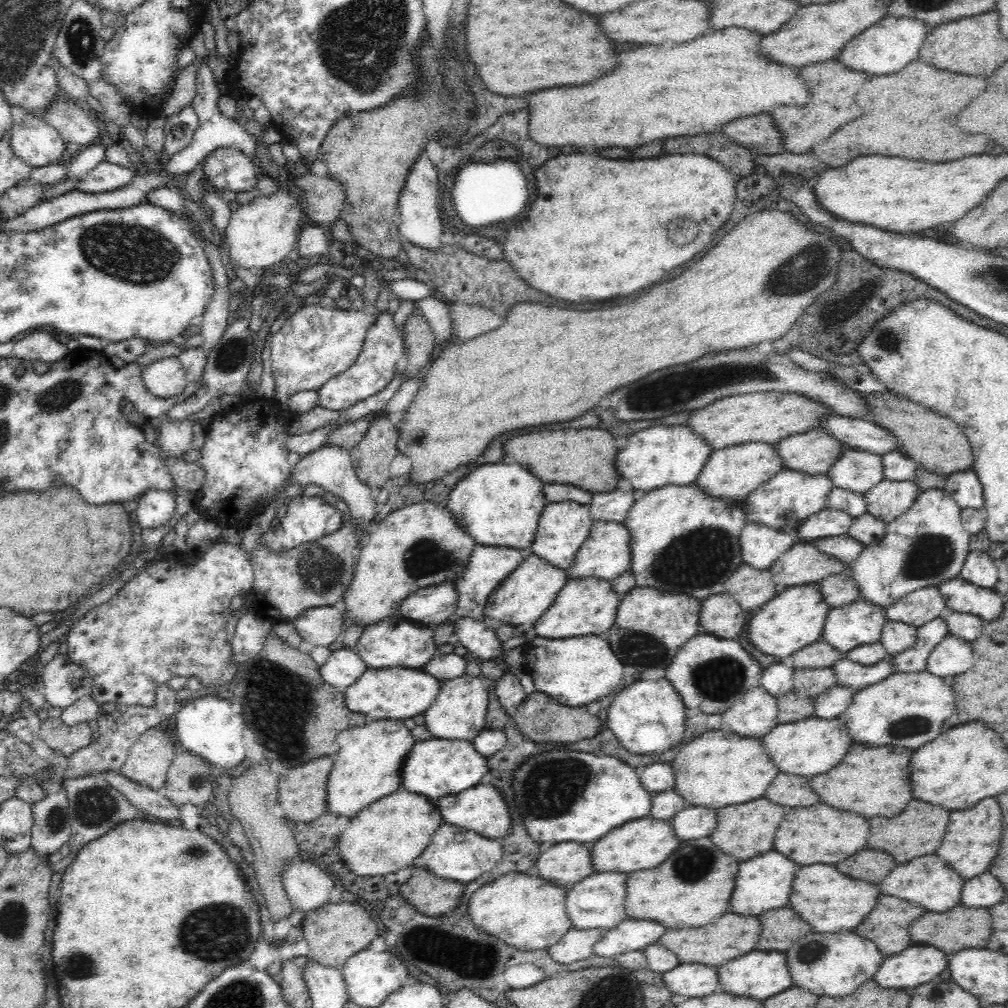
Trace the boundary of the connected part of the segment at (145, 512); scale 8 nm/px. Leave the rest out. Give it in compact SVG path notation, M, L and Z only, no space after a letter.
M149 490L140 496L135 513L141 529L152 529L168 525L175 511L176 505L173 493Z

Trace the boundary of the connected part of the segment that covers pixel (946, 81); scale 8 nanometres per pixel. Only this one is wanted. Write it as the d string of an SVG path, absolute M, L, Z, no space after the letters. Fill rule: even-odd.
M916 58L896 74L868 78L860 88L856 100L856 104L864 110L864 114L854 118L854 126L846 124L838 130L838 134L832 134L830 138L818 142L812 152L830 168L842 166L858 154L902 156L928 162L948 162L972 154L982 154L988 138L982 134L968 136L960 132L960 128L956 126L956 114L964 104L974 100L974 96L980 94L984 86L986 86L984 78L942 72Z

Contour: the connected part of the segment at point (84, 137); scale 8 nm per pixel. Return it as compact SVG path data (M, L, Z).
M62 97L39 116L58 130L65 143L92 145L98 135L105 134L103 124L91 110Z

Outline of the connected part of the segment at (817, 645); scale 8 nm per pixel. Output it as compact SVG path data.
M820 637L816 642L810 643L791 655L792 660L794 660L794 669L832 667L835 662L844 657L844 654L830 646L824 637Z

